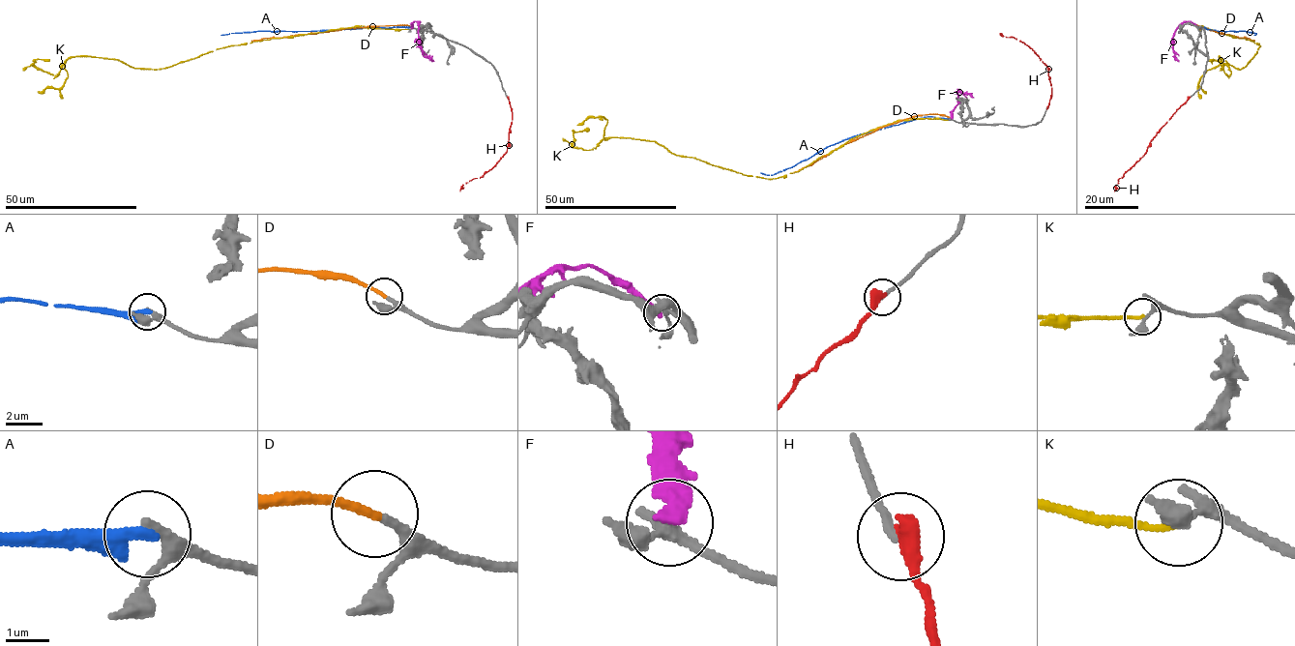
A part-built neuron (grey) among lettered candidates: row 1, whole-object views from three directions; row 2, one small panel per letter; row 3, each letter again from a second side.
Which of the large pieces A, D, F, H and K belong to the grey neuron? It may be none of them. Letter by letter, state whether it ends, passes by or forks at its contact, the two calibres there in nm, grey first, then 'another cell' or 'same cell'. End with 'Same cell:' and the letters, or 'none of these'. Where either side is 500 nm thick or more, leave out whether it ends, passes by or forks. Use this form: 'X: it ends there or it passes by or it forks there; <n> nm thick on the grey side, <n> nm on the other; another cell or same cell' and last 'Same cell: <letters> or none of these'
A: it ends there; 220 nm thick on the grey side, 360 nm on the other; another cell
D: it ends there; 220 nm thick on the grey side, 190 nm on the other; same cell
F: it ends there; 280 nm thick on the grey side, 400 nm on the other; another cell
H: it ends there; 200 nm thick on the grey side, 480 nm on the other; another cell
K: it ends there; 300 nm thick on the grey side, 170 nm on the other; another cell
Same cell: D

